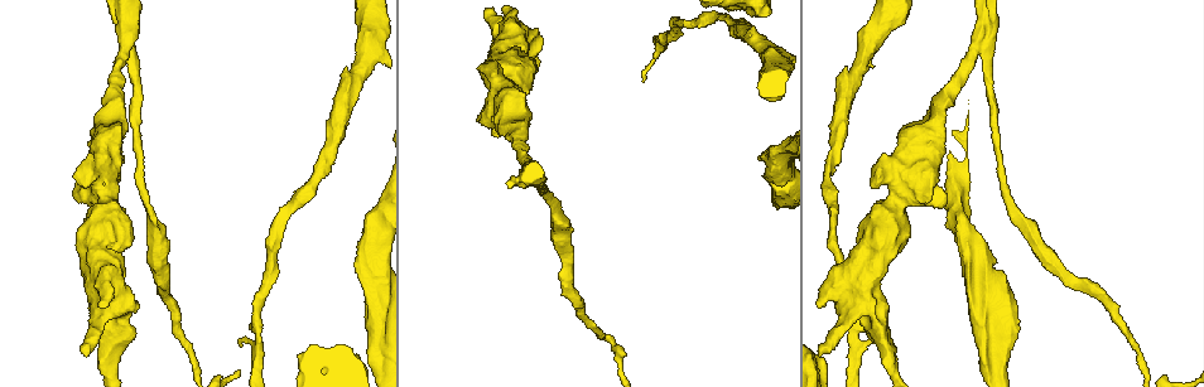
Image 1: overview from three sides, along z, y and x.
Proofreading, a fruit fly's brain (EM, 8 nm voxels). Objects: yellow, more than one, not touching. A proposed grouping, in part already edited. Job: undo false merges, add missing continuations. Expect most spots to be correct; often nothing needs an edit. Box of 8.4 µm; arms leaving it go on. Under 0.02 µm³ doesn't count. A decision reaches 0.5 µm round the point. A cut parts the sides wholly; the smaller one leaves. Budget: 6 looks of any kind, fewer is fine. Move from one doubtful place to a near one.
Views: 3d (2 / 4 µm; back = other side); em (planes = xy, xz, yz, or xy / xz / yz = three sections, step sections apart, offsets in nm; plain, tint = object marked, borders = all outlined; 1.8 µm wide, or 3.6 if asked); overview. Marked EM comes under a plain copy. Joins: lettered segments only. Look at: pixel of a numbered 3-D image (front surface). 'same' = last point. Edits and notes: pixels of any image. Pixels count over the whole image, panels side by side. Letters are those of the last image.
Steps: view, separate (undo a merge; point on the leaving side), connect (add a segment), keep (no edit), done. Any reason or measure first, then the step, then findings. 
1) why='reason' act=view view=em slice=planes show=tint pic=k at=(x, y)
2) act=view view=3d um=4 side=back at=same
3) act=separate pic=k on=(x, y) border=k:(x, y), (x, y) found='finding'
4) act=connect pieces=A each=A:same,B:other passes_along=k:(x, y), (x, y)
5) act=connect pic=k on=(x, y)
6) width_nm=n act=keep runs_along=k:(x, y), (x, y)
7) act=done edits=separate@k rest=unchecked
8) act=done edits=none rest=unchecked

why='stops while still wide' act=view view=3d um=2 pic=1 at=(367, 353)

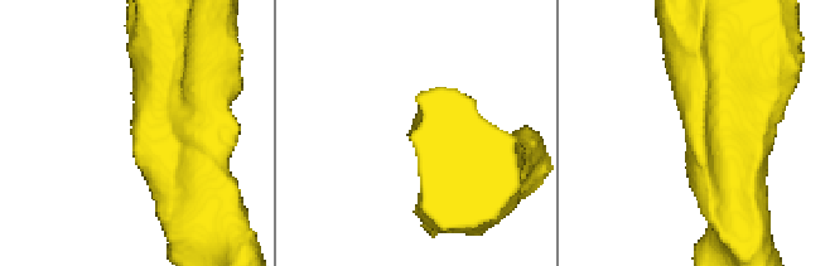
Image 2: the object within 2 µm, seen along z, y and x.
act=view view=em slice=xz step=4 show=borders pic=2 at=(690, 134)

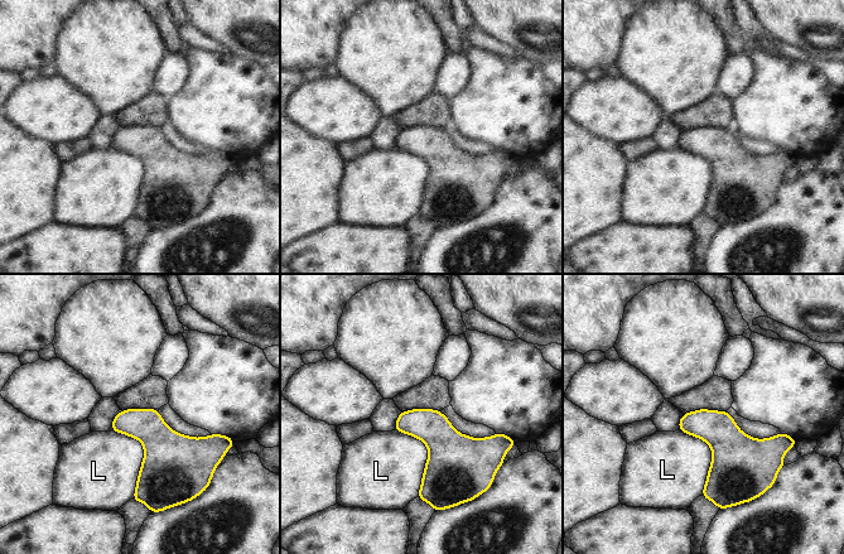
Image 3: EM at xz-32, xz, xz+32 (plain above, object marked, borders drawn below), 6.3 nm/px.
longest_contact=L:460nm act=keep each=L:other found='none of them fits'

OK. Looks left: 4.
act=view view=em um=3.6 slice=yz step=16 show=tint pic=1 at=(100, 270)

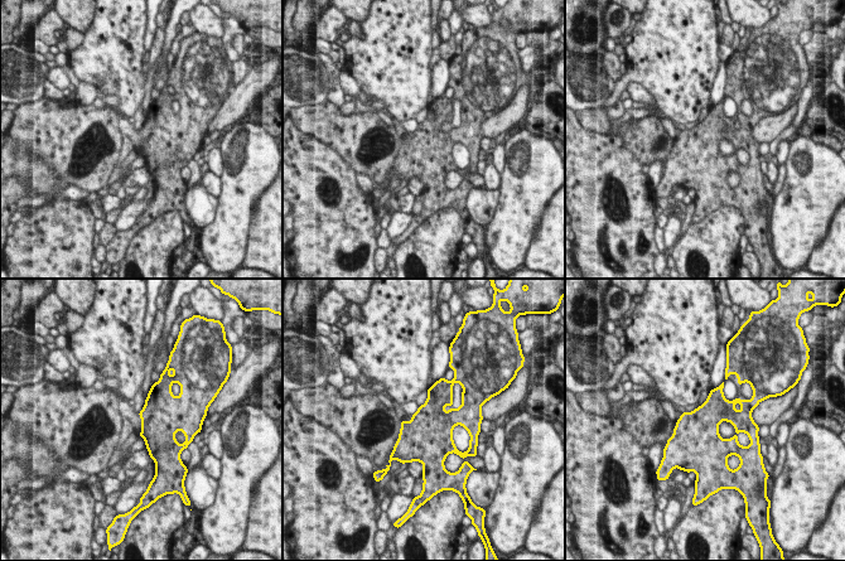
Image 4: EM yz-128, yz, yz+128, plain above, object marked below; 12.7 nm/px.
why='cut it another way' act=view view=em um=3.6 slice=planes show=borders at=same

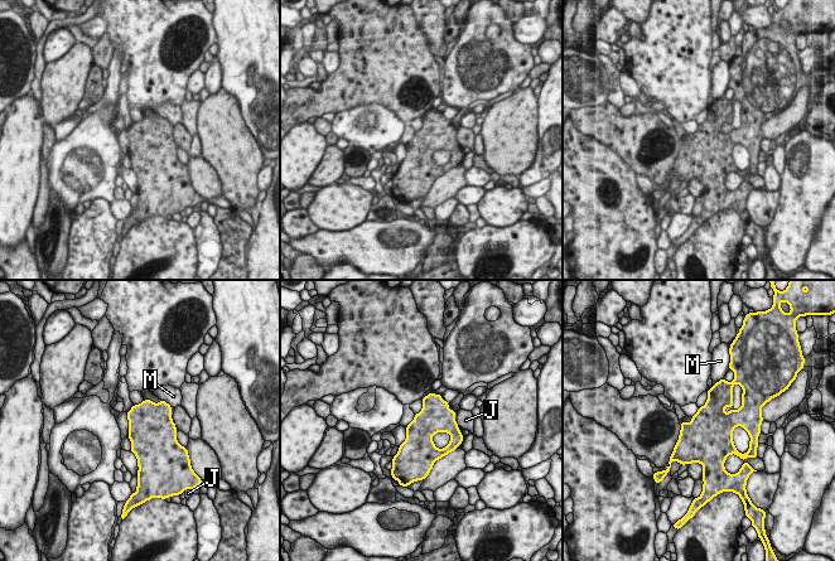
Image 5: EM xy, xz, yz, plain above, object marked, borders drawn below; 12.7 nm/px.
width_nm=380 act=keep each=J:other,M:other border=5:(162, 400), (172, 406) found='continuous, no second neuron'

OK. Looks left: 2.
why='a fork' act=view view=3d um=2 pic=1 at=(978, 46)

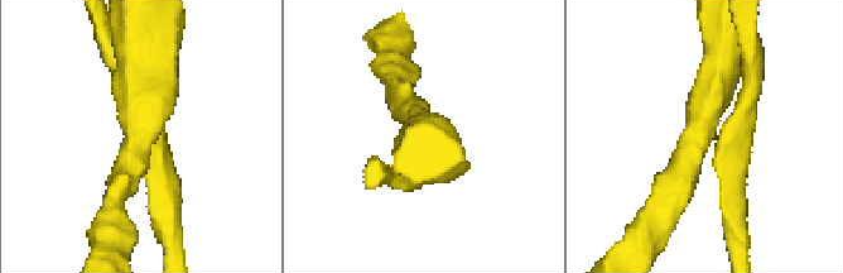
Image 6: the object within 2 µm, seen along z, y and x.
arms=3 arm_widths_nm=190,260,340 act=view view=em slice=planes show=borders pic=6 at=(144, 137)

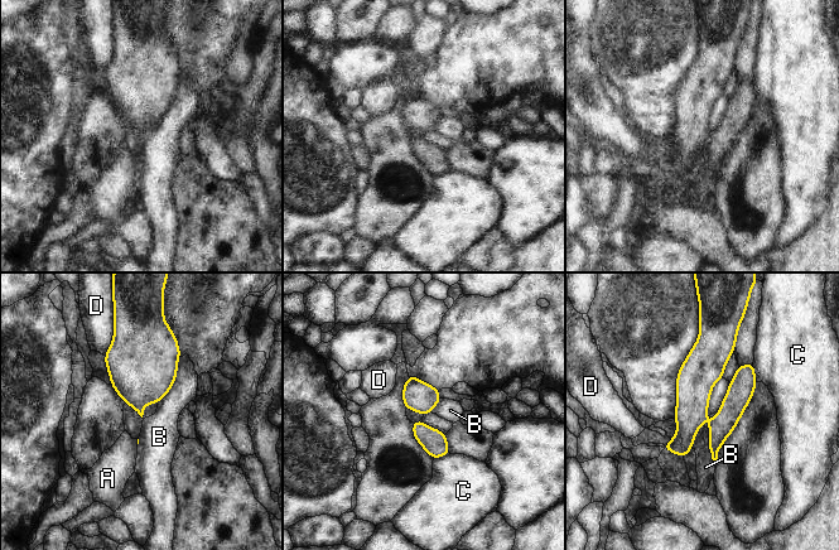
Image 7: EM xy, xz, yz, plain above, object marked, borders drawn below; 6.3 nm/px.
act=keep each=A:other,B:other,C:other,D:other found='one neuron here'

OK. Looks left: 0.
act=done edits=none rest=unchecked

